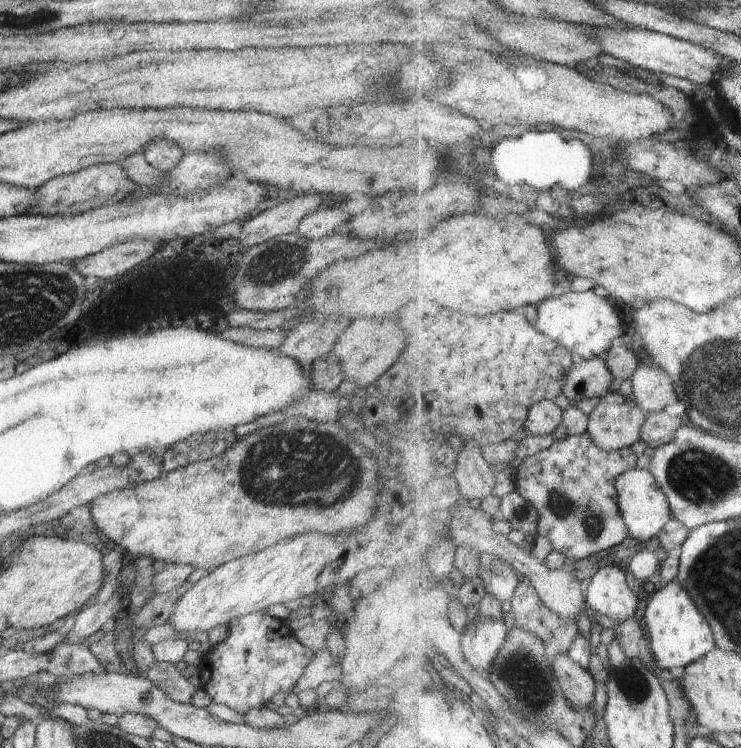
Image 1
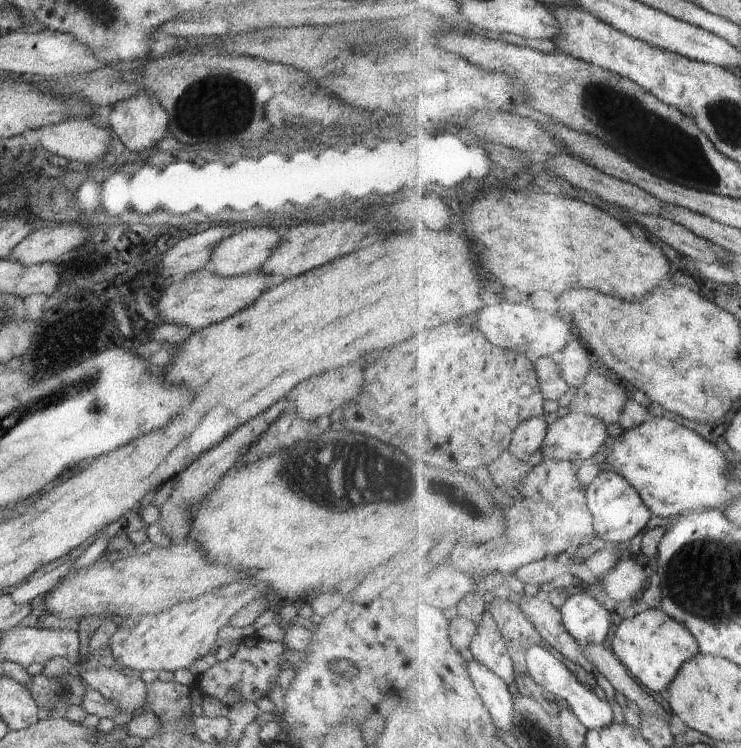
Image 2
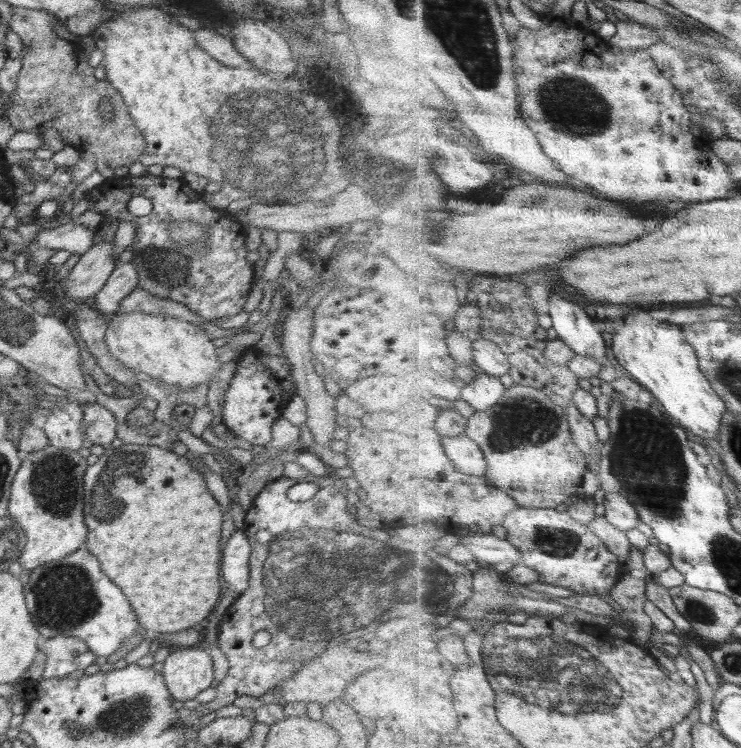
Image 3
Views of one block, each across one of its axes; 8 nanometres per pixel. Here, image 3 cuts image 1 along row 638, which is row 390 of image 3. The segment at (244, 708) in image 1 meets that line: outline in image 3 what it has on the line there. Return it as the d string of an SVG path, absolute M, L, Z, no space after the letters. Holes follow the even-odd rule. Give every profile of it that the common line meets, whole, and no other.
M254 347L246 348L238 357L237 370L224 394L222 422L237 438L248 440L256 449L263 451L272 438L274 421L297 391L291 366L286 357L269 356Z

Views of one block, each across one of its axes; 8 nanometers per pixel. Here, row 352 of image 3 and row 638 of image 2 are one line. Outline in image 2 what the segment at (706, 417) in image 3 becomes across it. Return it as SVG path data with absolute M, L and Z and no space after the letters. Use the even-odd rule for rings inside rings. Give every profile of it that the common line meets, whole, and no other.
M660 607L649 608L635 617L624 619L616 632L613 650L629 668L631 675L657 694L669 690L684 662L696 658L701 653L701 646L696 635L683 622Z

